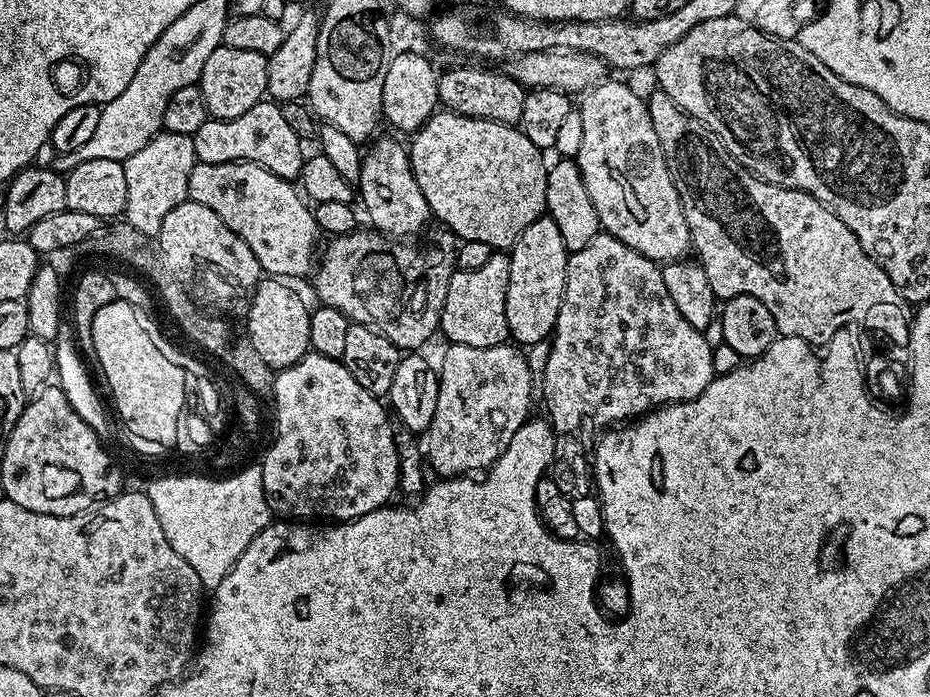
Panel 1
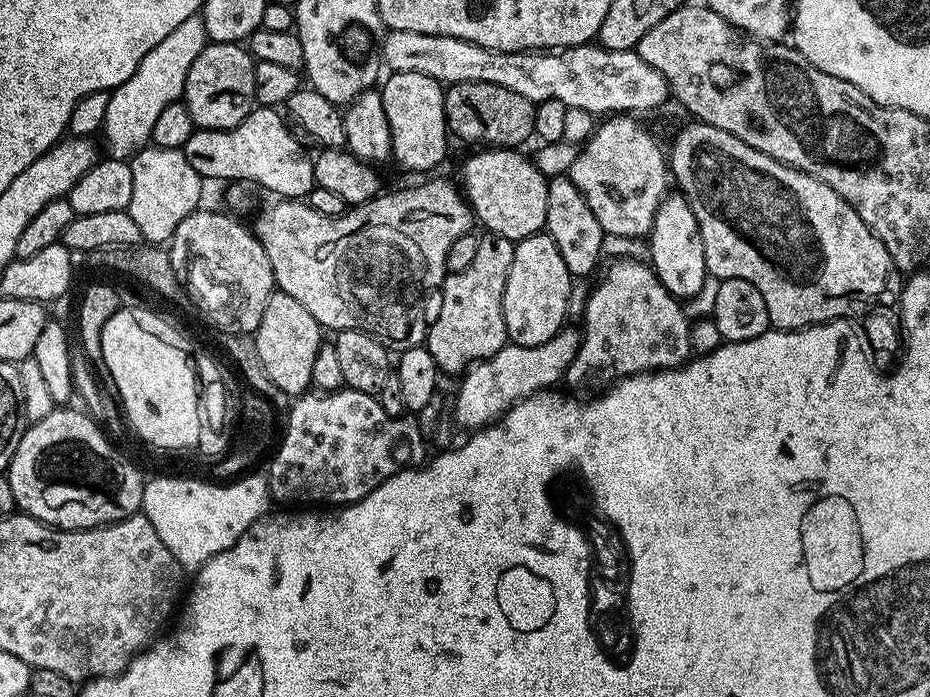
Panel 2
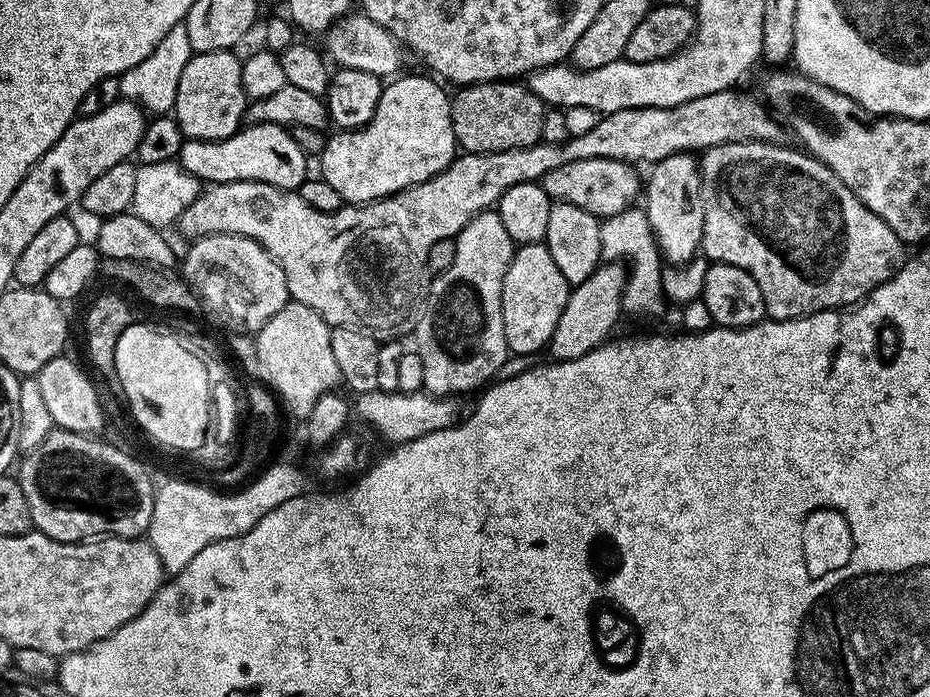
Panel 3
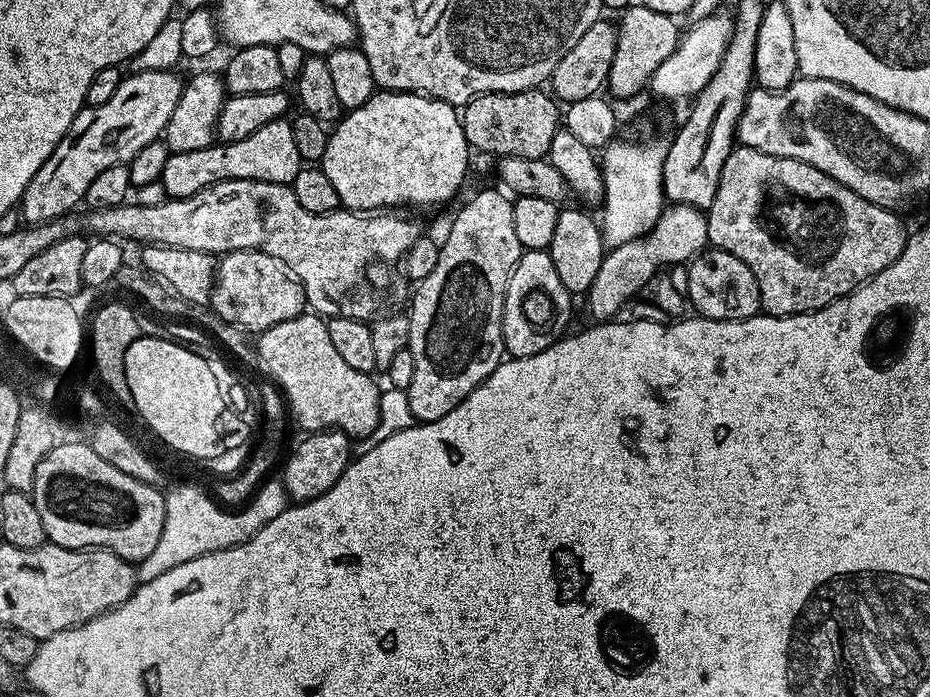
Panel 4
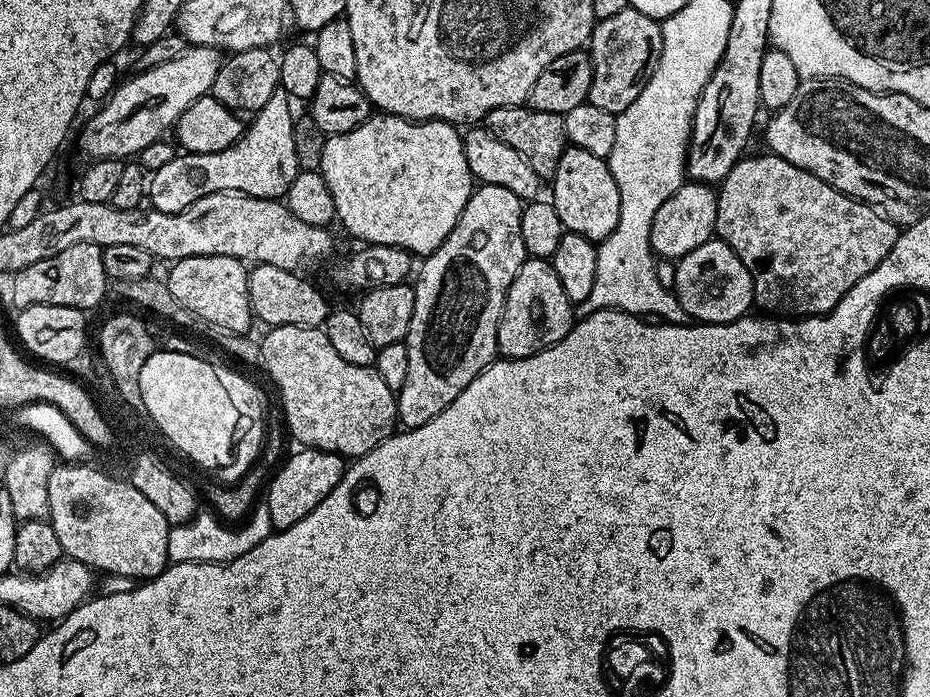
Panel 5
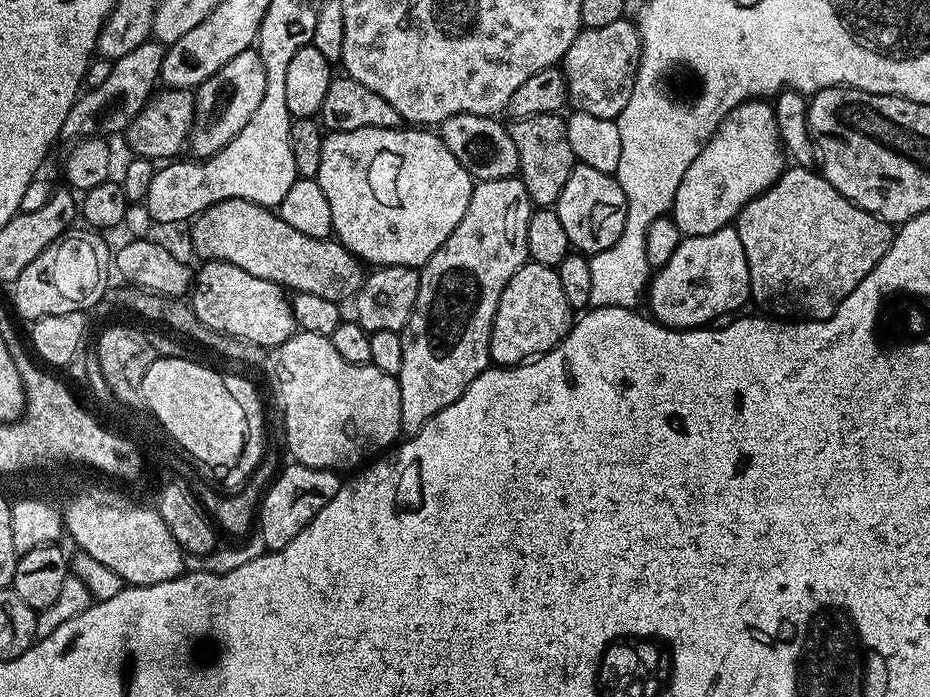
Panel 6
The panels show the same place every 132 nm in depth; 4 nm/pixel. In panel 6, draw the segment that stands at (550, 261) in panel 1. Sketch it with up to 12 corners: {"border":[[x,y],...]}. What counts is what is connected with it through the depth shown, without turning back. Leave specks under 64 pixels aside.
{"border":[[525,262],[502,290],[491,363],[544,355],[573,320],[555,268]]}

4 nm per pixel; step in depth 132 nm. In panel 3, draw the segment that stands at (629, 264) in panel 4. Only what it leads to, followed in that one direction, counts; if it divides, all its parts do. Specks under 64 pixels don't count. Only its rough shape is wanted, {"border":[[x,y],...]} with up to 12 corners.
{"border":[[604,262],[569,291],[546,345],[582,358],[613,335],[628,275]]}

